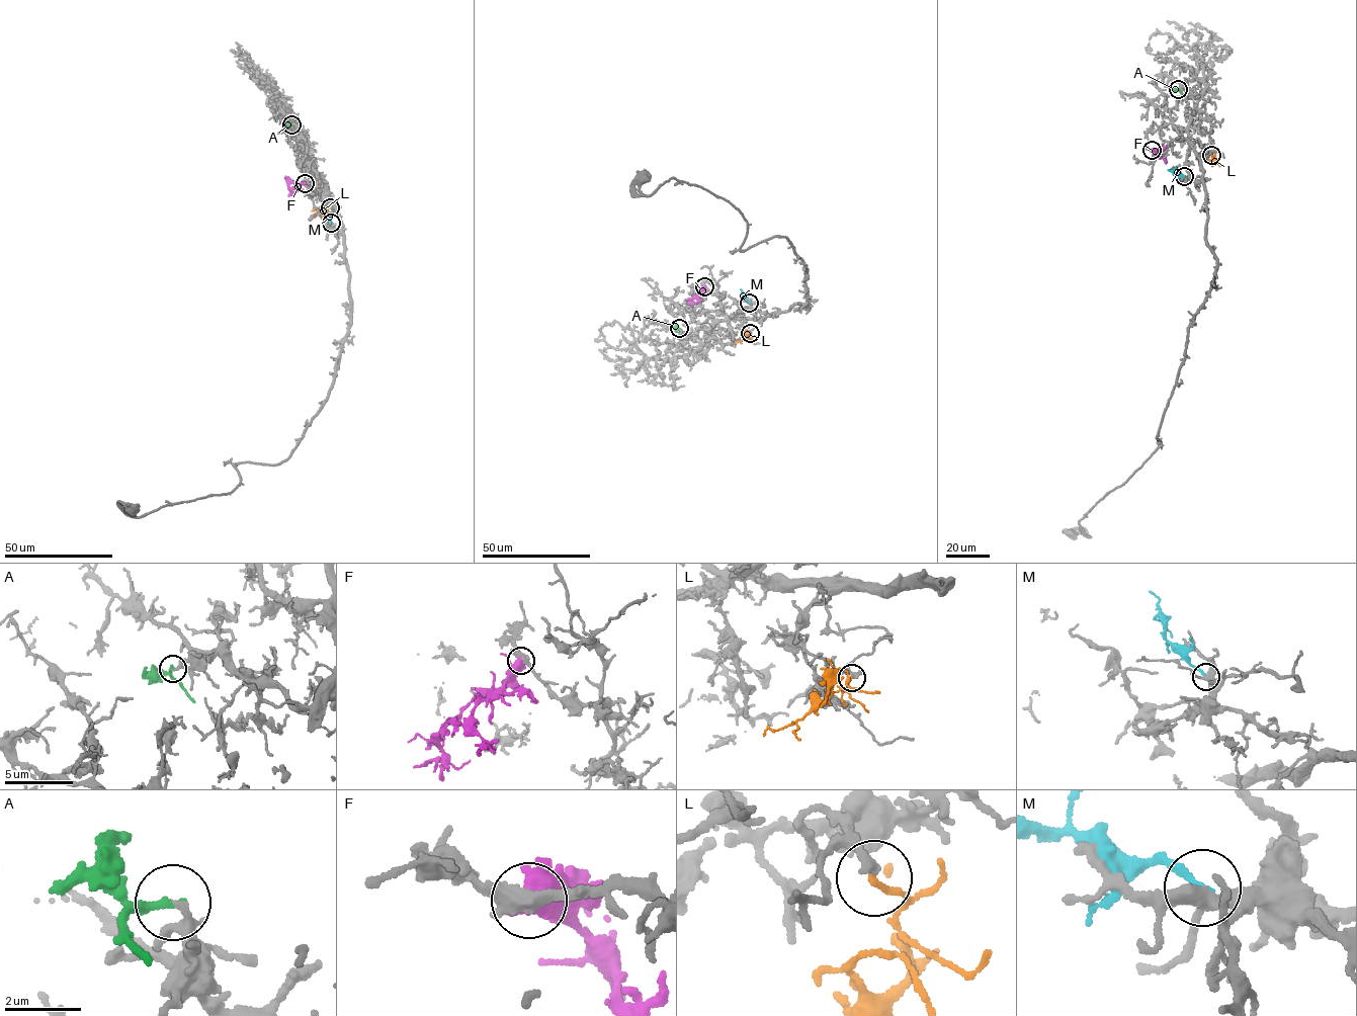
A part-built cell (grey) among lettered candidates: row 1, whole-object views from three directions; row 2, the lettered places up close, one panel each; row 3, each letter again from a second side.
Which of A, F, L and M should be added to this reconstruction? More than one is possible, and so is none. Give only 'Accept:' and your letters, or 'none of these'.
Accept: A, L

